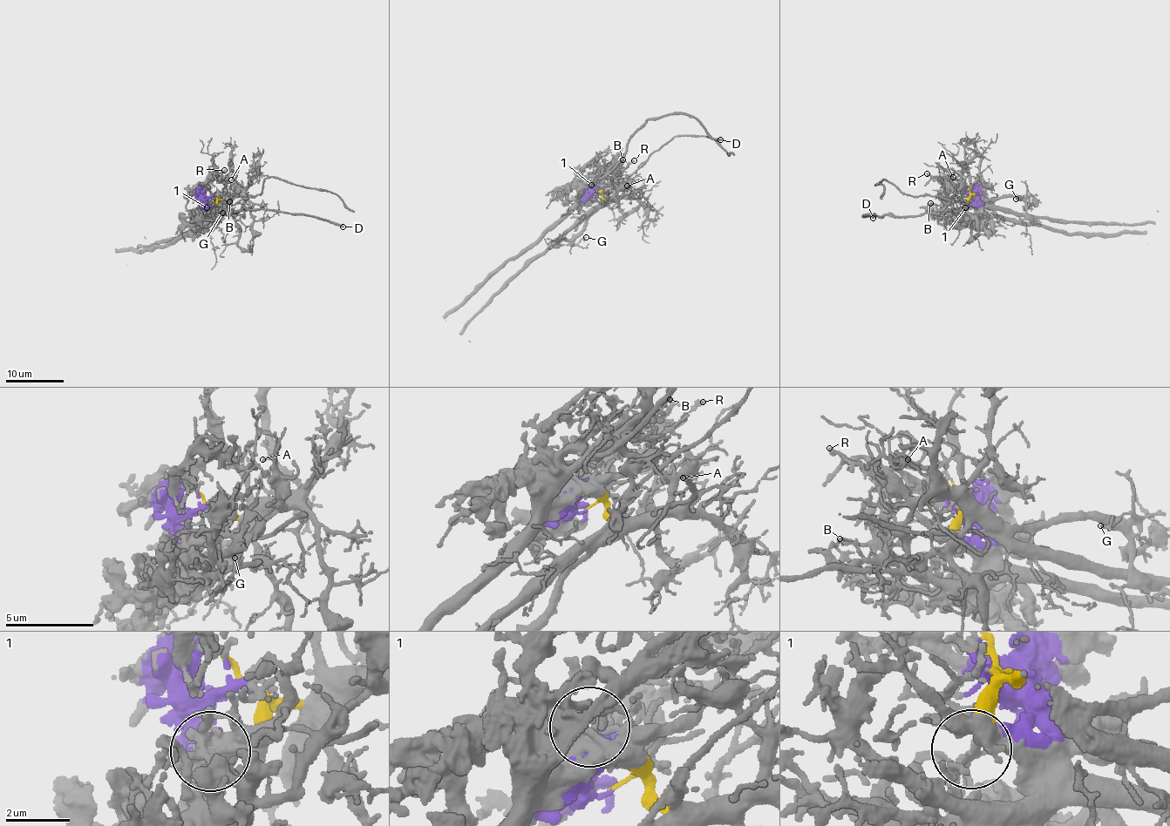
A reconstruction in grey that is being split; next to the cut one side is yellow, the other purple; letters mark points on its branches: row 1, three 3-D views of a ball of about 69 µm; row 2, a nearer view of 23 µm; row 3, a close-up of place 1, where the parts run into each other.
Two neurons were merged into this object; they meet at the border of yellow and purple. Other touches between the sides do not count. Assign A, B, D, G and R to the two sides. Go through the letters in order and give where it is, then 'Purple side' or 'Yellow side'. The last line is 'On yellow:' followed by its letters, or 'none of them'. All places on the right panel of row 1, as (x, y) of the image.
A: Place: (953, 177). Yellow side
B: Place: (930, 203). Purple side
D: Place: (873, 218). Purple side
G: Place: (1016, 199). Yellow side
R: Place: (927, 173). Purple side
On yellow: A, G

